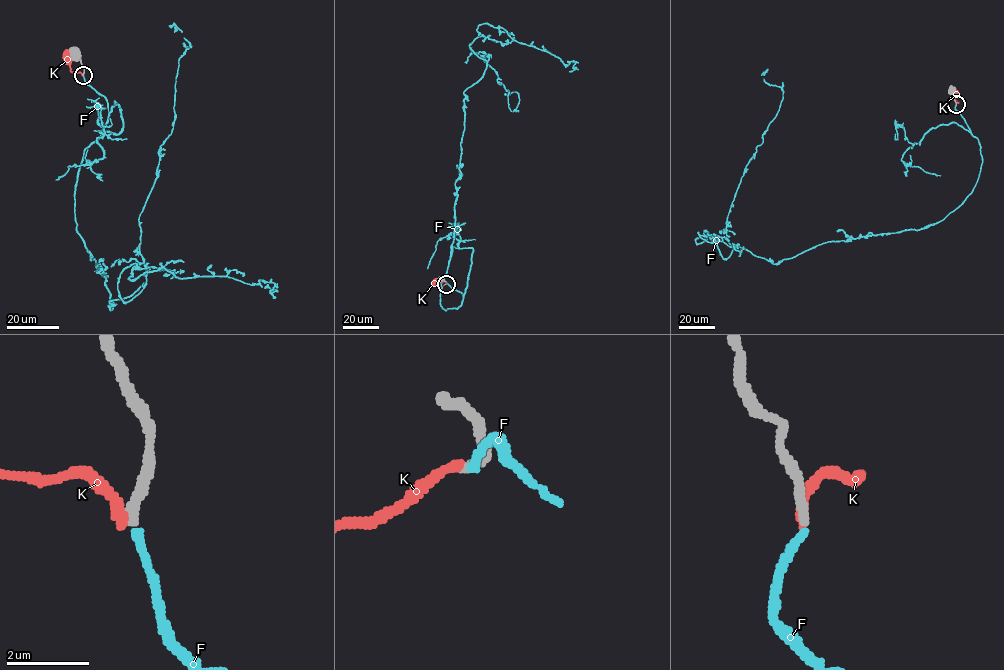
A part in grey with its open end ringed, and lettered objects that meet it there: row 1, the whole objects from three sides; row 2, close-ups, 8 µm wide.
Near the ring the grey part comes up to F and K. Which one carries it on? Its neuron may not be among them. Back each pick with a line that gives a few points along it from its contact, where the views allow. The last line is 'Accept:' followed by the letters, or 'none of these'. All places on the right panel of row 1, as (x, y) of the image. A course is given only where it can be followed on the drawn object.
F: course (956, 105), (982, 162), (960, 205), (923, 228), (773, 264), (726, 238), (744, 168), (783, 97), (761, 75)
Accept: F

